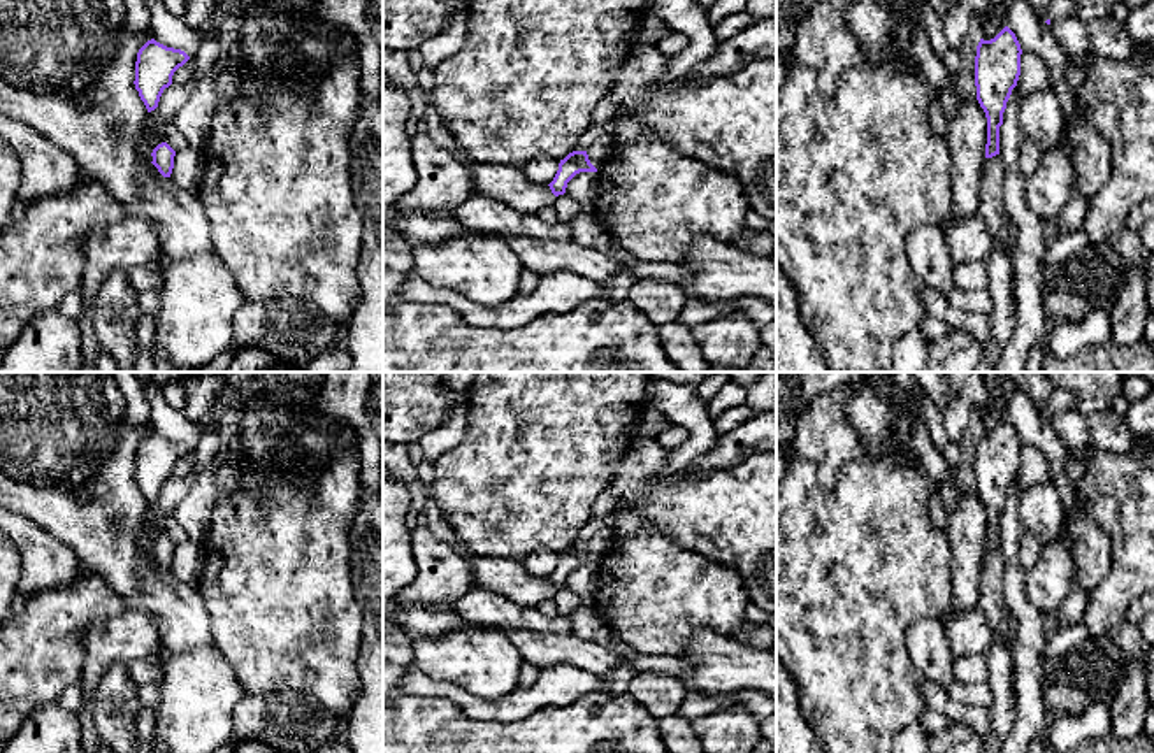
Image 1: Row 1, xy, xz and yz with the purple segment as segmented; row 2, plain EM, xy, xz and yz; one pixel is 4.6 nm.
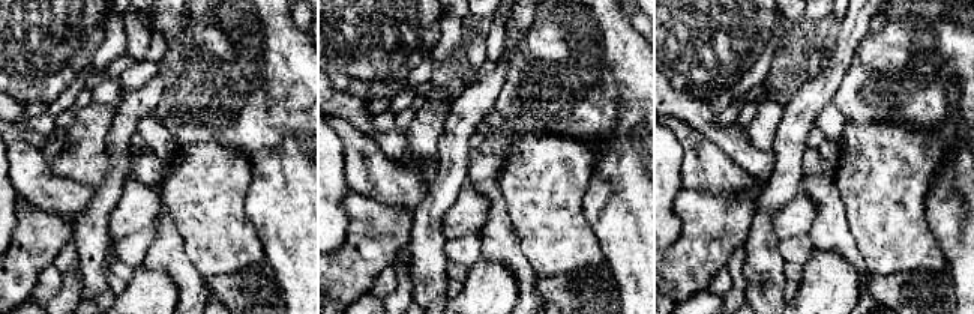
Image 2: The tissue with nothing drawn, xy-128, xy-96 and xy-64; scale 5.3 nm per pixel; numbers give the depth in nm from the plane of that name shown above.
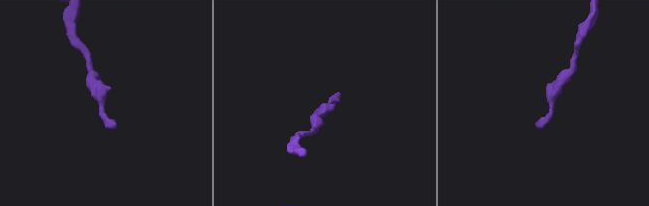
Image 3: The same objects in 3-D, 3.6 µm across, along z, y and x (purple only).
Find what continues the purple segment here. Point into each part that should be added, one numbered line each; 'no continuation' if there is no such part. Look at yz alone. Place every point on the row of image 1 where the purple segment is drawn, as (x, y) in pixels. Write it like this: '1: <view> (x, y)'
no continuation

